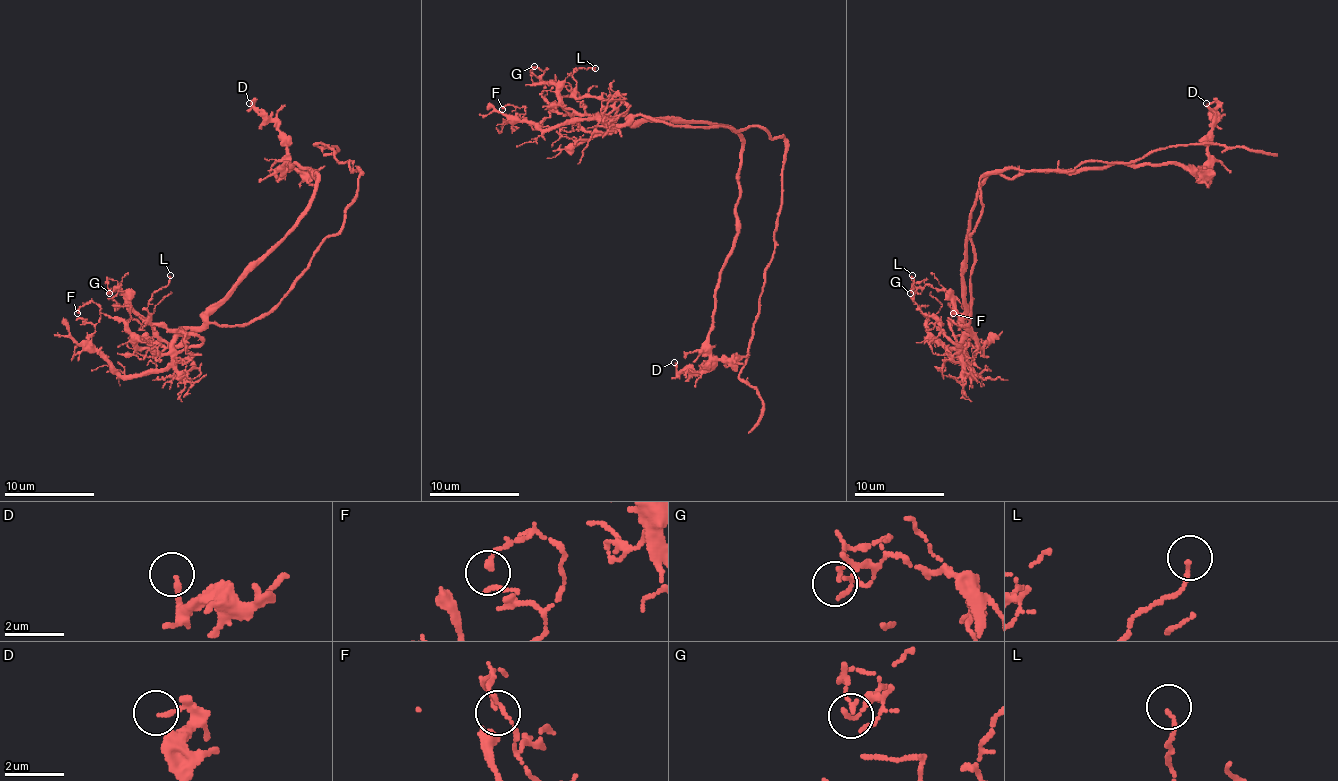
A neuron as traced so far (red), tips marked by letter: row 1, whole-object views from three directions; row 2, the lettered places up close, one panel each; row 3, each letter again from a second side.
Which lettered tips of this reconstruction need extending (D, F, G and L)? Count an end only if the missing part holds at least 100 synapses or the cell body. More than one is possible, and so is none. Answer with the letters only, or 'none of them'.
none of them

